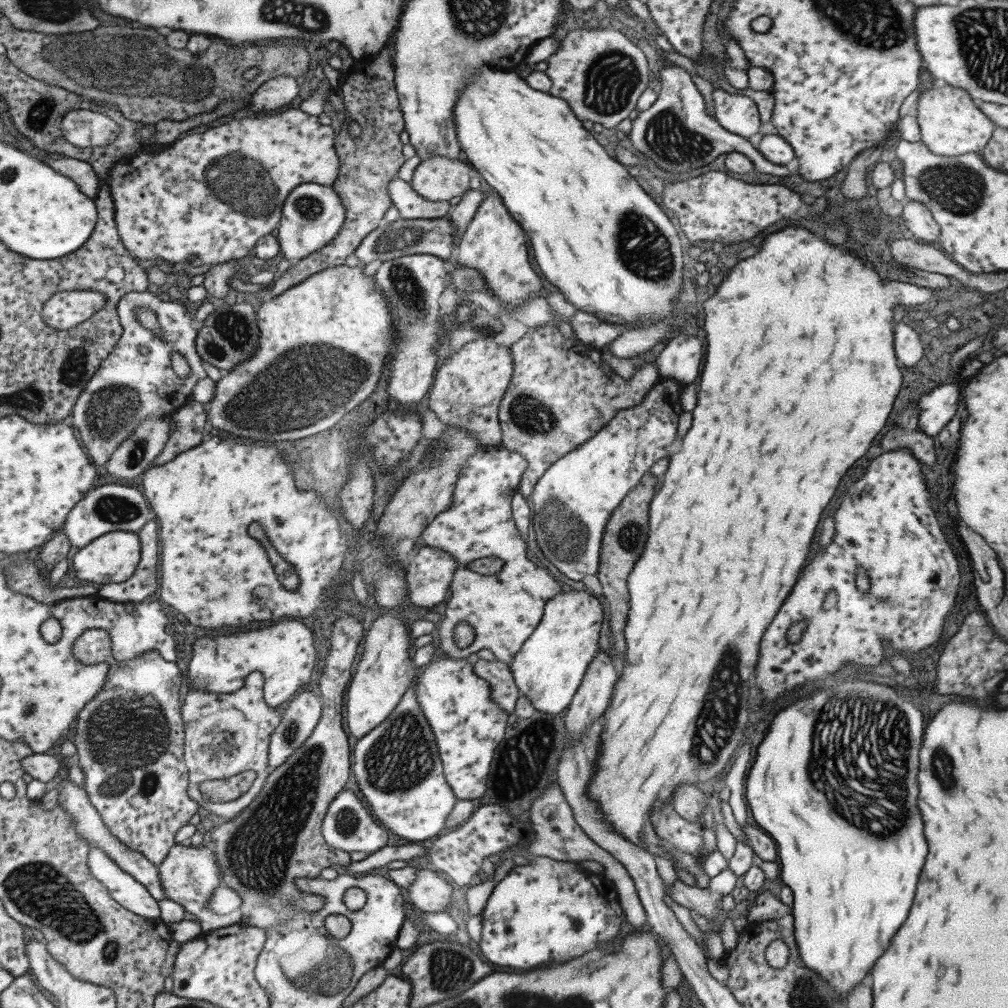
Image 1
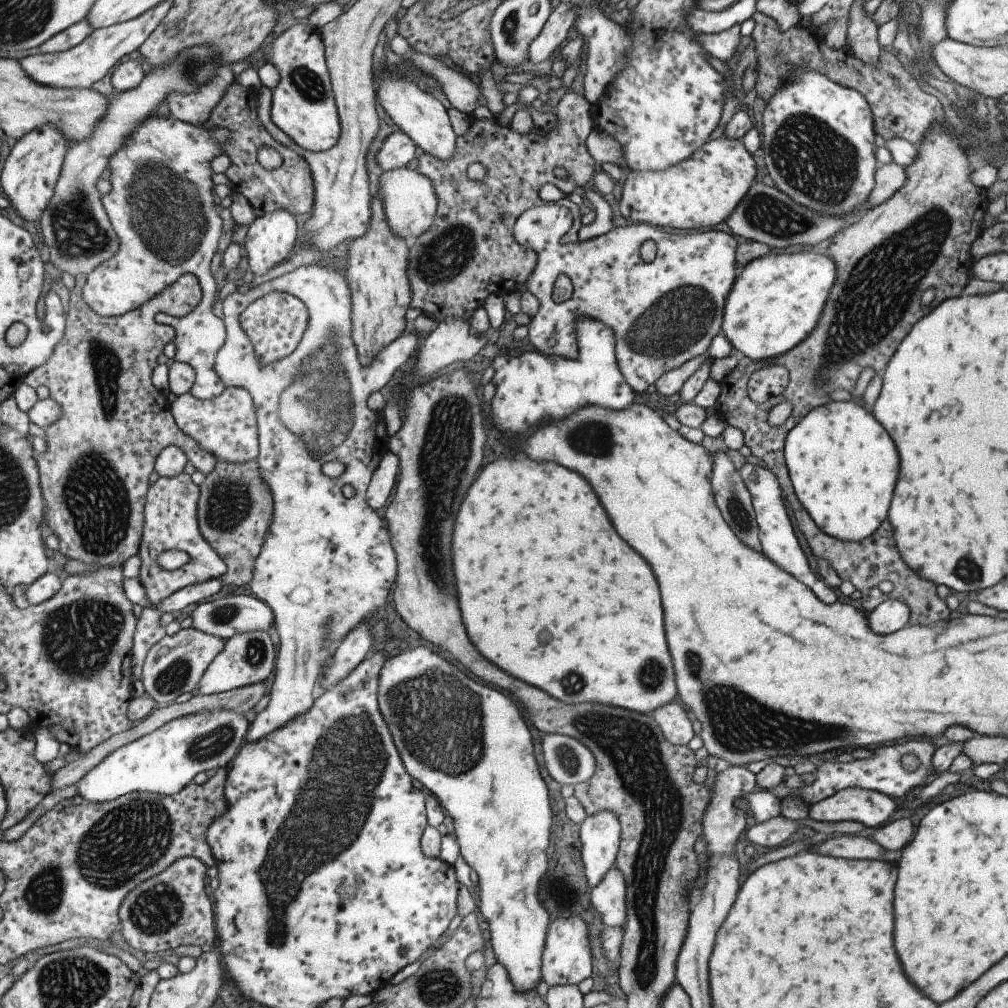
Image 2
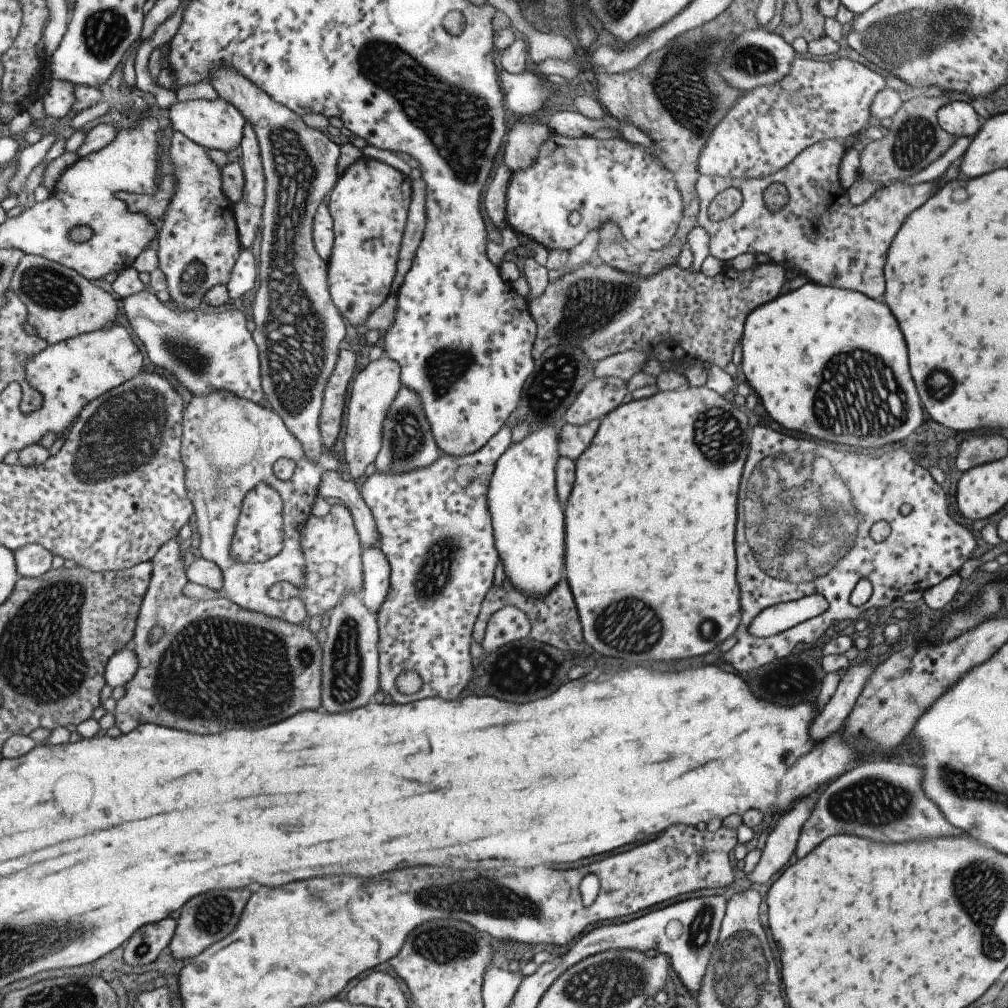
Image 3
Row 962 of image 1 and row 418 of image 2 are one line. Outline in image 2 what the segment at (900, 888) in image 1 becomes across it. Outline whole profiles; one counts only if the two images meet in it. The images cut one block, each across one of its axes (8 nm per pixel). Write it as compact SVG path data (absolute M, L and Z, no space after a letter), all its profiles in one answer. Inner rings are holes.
M858 399L831 401L810 410L787 432L782 448L784 466L797 500L819 530L840 541L859 542L879 528L886 519L899 470L899 458L887 431L859 405Z

